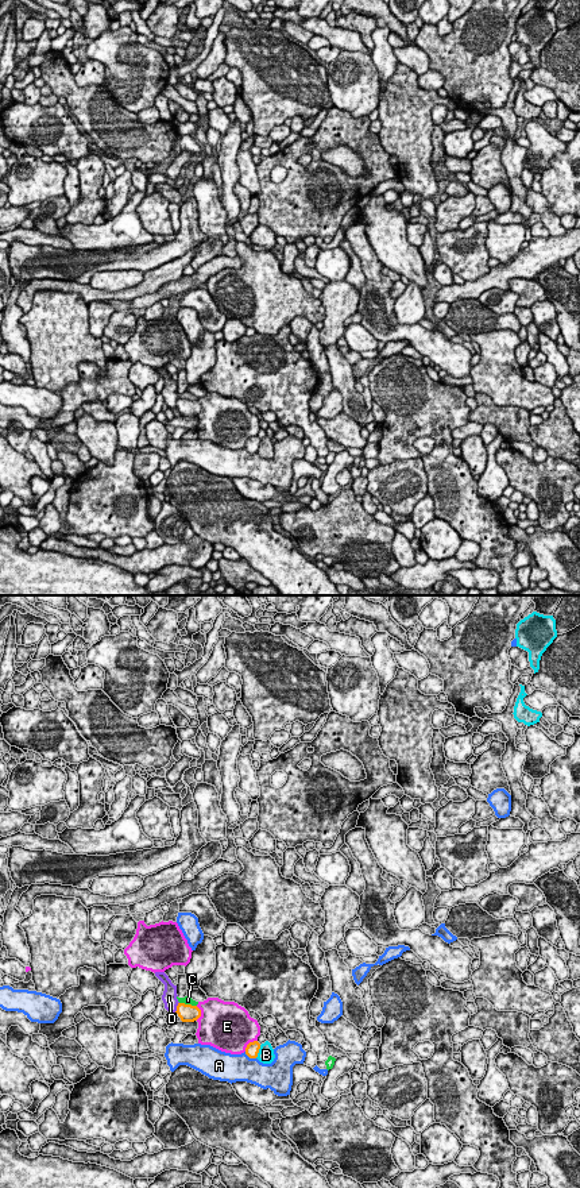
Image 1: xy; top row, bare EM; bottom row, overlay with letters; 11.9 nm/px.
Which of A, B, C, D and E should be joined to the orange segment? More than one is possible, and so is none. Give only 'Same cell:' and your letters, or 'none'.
Same cell: none

